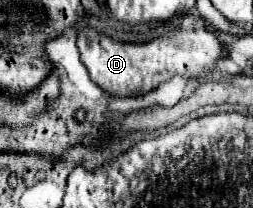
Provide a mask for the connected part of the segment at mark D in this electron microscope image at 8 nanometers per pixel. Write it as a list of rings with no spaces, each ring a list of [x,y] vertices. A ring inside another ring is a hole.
[[[81,26],[77,30],[77,46],[81,52],[81,62],[87,68],[91,80],[107,94],[107,96],[127,96],[141,98],[153,90],[157,90],[163,82],[173,76],[189,76],[201,78],[211,72],[219,60],[229,58],[229,46],[225,46],[213,32],[195,30],[195,32],[173,32],[163,38],[157,38],[149,44],[129,44],[111,40],[103,33]]]

